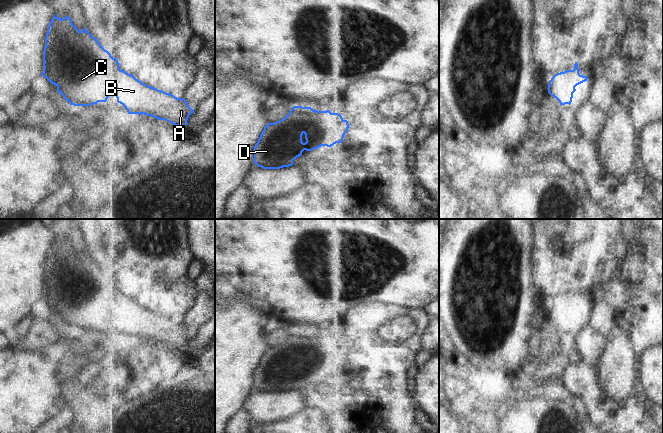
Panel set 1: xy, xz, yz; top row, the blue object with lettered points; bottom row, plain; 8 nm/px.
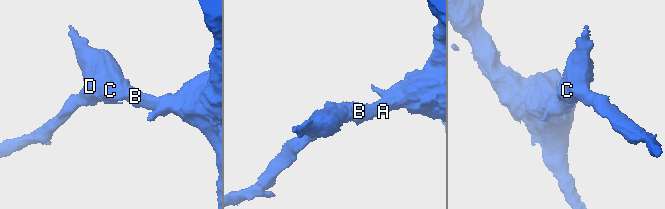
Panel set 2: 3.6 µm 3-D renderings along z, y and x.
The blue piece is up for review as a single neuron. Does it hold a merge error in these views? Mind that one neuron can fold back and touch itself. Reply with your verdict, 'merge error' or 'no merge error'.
no merge error

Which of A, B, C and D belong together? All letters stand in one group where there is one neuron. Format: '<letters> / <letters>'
A B C D

